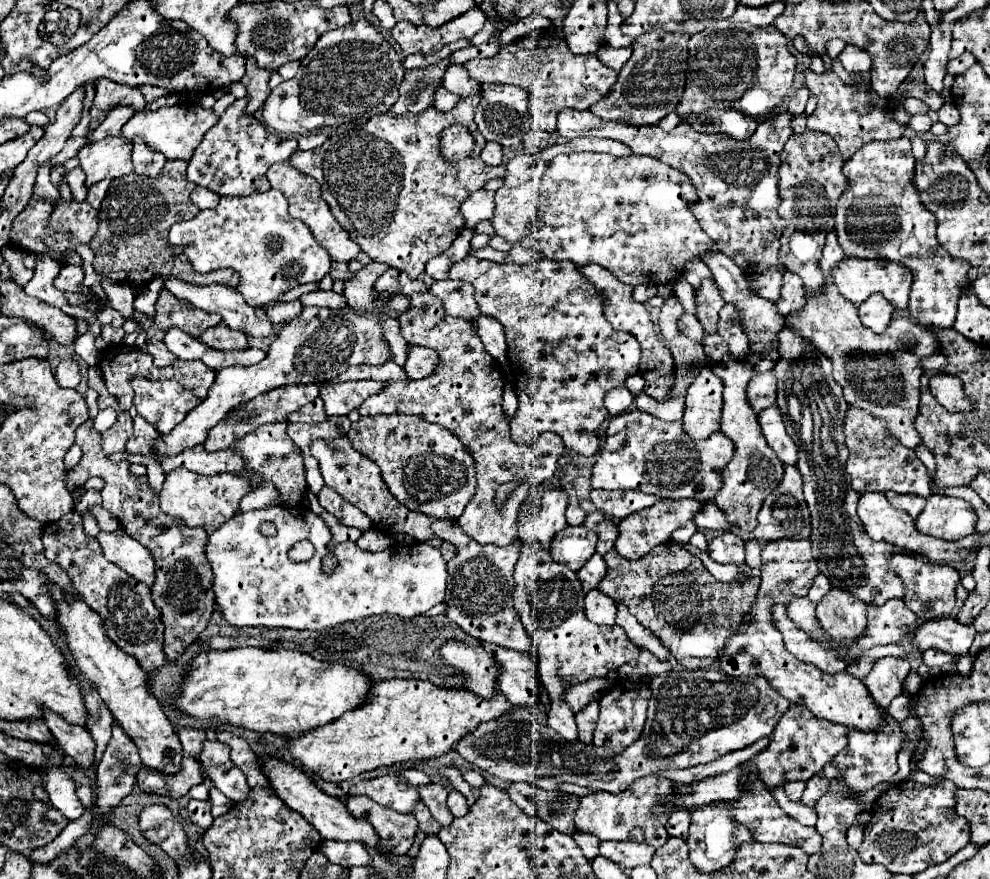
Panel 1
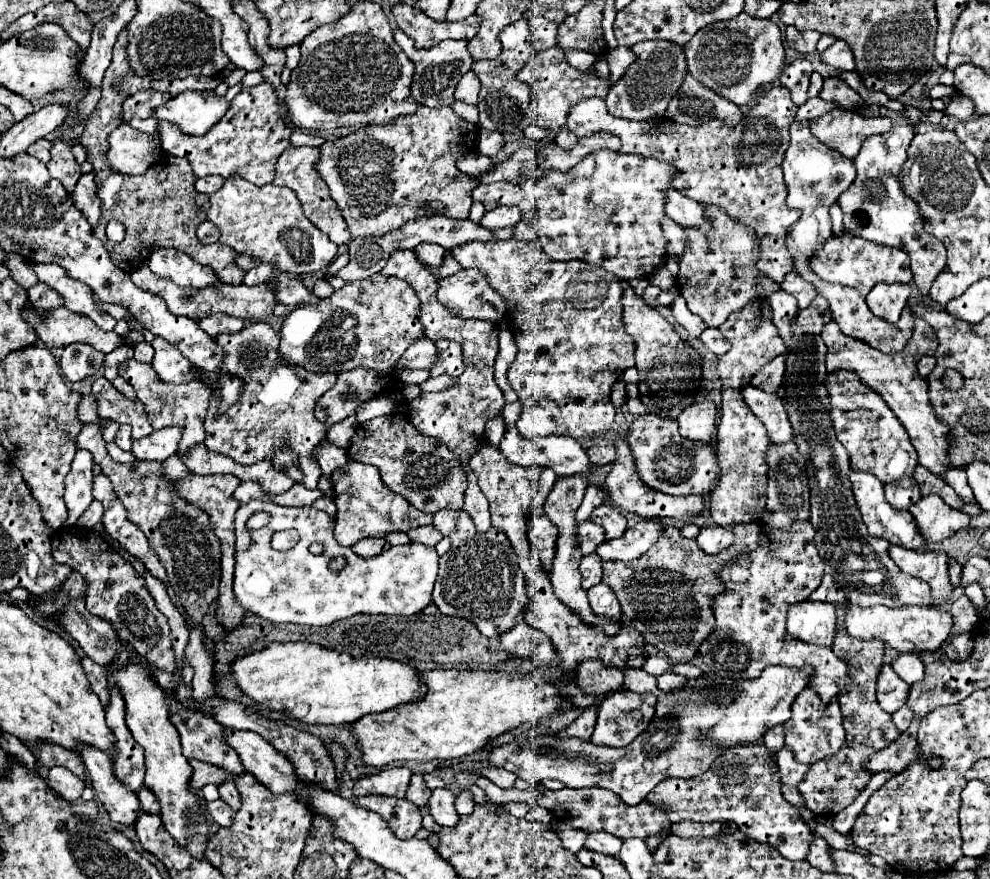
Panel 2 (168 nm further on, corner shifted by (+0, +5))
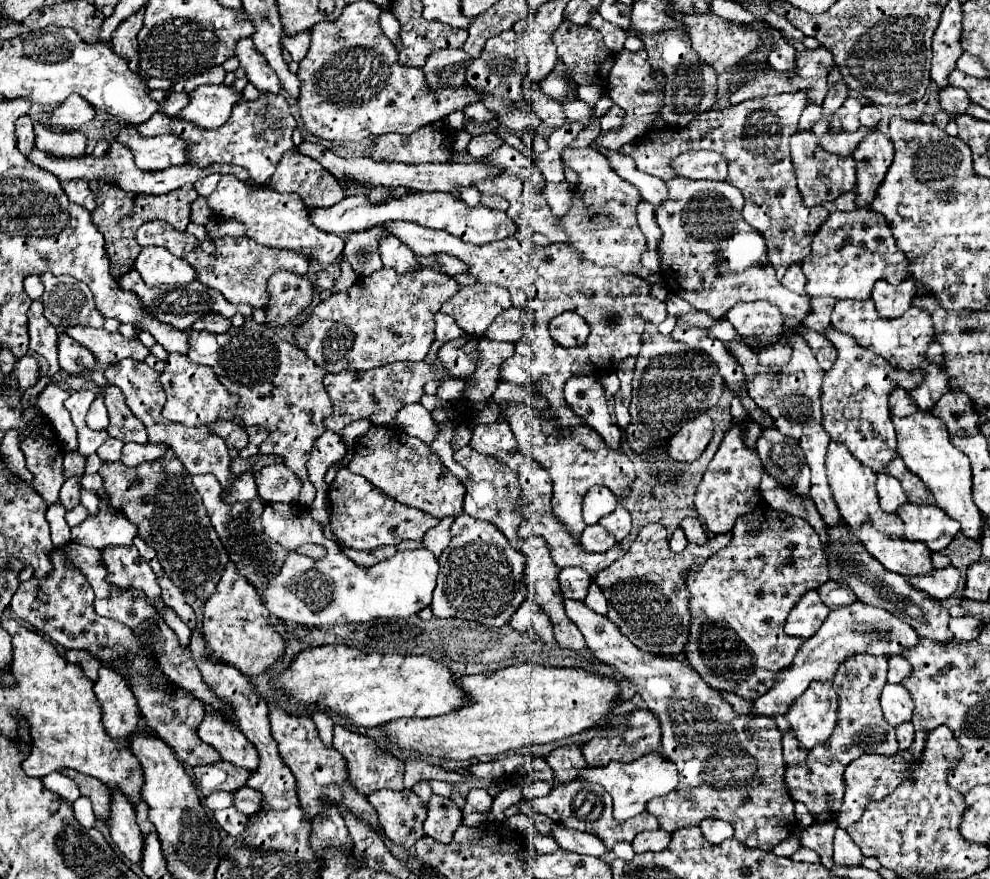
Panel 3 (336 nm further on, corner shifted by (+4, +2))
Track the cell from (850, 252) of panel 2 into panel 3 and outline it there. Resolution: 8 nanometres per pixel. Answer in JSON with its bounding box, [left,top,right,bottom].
[801,210,909,298]

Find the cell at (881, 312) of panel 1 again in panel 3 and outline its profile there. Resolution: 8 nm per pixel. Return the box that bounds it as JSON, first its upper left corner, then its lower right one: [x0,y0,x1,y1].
[871,280,917,320]

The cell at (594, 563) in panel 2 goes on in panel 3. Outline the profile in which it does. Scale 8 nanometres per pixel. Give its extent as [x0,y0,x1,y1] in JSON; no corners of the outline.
[559,568,591,600]

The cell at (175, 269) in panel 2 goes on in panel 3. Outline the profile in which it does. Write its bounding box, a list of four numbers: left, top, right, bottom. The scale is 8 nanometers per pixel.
[135,248,195,286]

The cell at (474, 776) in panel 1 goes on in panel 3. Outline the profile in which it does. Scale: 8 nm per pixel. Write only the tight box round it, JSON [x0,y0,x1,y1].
[529,780,659,850]

